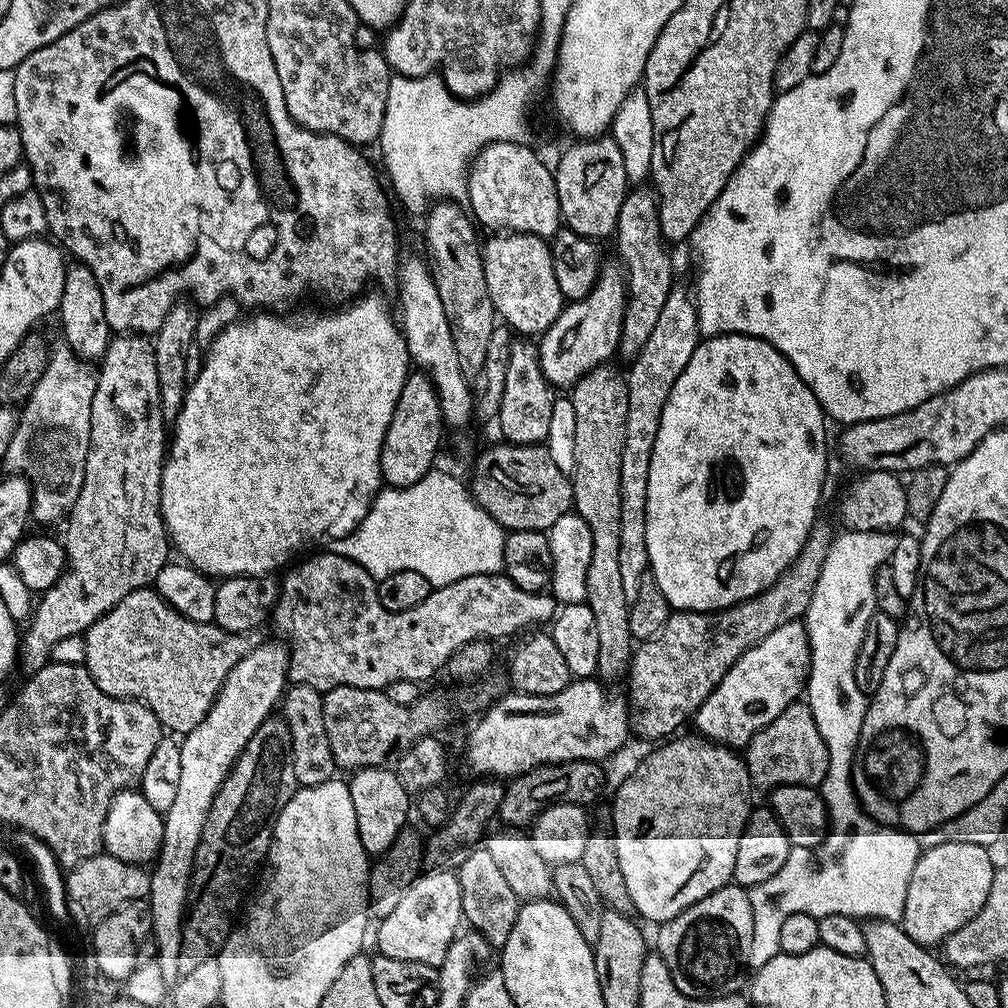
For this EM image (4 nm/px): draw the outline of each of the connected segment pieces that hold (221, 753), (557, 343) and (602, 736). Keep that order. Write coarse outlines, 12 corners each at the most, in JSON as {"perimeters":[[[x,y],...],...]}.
{"perimeters":[[[261,642],[179,741],[146,897],[156,965],[176,983],[210,806],[289,687]],[[605,263],[539,337],[542,374],[571,389],[617,355],[628,286]],[[576,678],[499,697],[468,736],[480,778],[604,762],[630,737],[623,695]]]}

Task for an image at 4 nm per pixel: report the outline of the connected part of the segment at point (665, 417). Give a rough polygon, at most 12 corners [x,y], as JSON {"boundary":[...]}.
{"boundary":[[770,342],[696,345],[646,550],[668,605],[765,592],[818,520],[826,417]]}

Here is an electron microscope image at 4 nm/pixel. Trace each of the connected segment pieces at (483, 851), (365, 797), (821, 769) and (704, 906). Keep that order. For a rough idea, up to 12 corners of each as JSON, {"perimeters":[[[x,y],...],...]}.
{"perimeters":[[[487,847],[455,869],[467,927],[506,946],[522,901]],[[391,767],[347,781],[360,845],[387,850],[409,823],[410,794]],[[806,702],[748,743],[757,789],[820,785],[828,751]],[[735,882],[659,925],[678,990],[734,996],[754,914]]]}

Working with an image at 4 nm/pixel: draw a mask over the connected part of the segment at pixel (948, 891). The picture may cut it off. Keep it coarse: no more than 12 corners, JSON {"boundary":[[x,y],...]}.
{"boundary":[[982,845],[917,855],[899,921],[943,945],[979,914],[997,870]]}

